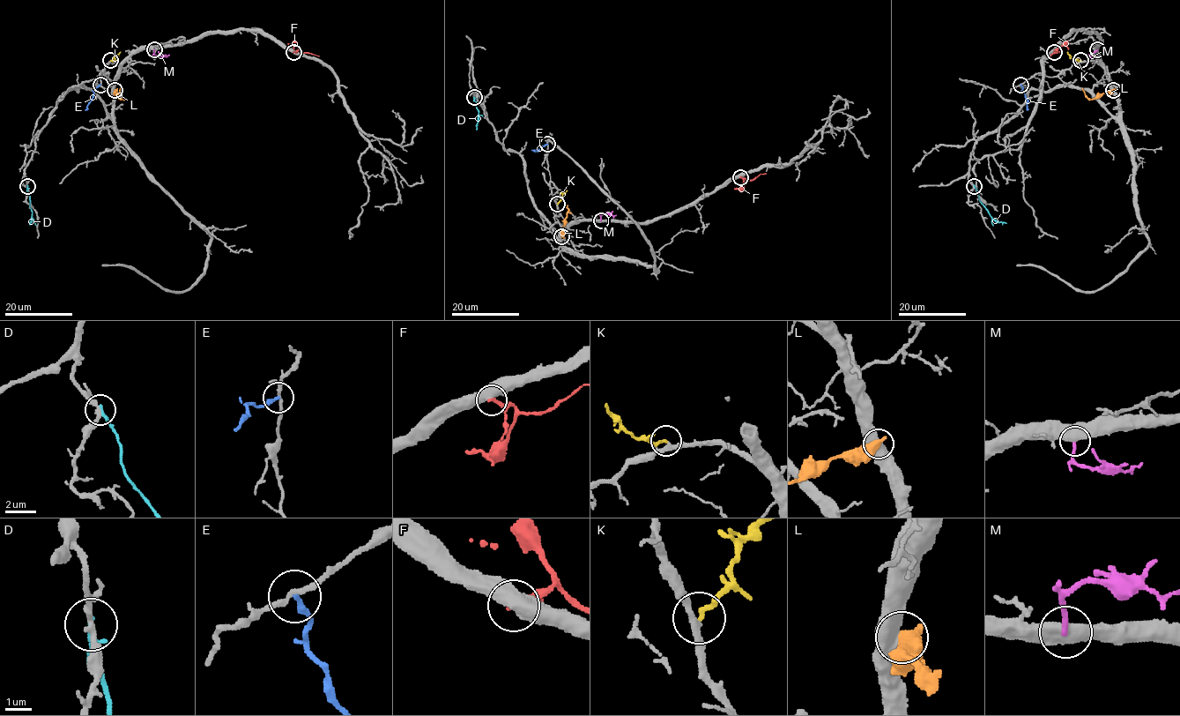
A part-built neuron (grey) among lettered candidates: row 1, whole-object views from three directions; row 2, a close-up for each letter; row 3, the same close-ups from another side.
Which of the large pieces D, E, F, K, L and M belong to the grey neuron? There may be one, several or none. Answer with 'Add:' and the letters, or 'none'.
Add: K

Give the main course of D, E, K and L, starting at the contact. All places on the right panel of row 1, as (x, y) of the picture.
D: (974, 186), (979, 200), (989, 214), (994, 220), (1006, 223)
E: (1020, 85), (1027, 100), (1027, 110)
K: (1080, 60), (1072, 58), (1067, 51)
L: (1113, 90), (1089, 99), (1081, 88)

